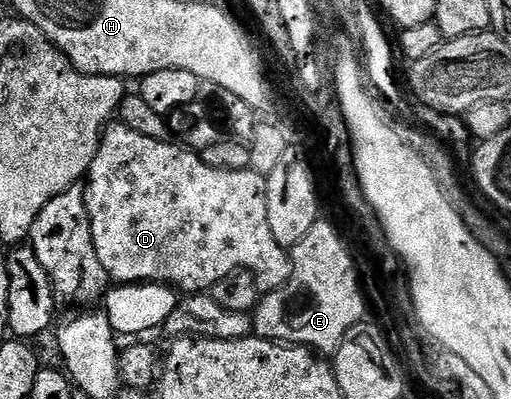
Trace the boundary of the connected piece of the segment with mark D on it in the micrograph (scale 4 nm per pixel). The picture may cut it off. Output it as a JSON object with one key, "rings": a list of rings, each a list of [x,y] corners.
{"rings":[[[119,121],[105,127],[104,135],[100,138],[100,148],[86,176],[86,198],[90,213],[90,229],[94,237],[94,249],[98,253],[98,261],[102,261],[102,269],[106,269],[109,280],[113,284],[126,283],[163,283],[164,286],[175,289],[180,293],[207,292],[222,277],[235,271],[250,271],[258,281],[261,292],[279,291],[286,286],[292,276],[292,256],[278,241],[270,229],[268,216],[268,180],[254,170],[246,171],[215,171],[206,161],[202,161],[195,150],[187,146],[175,147],[175,142],[154,141],[150,137],[142,137],[142,133],[134,133]]]}

